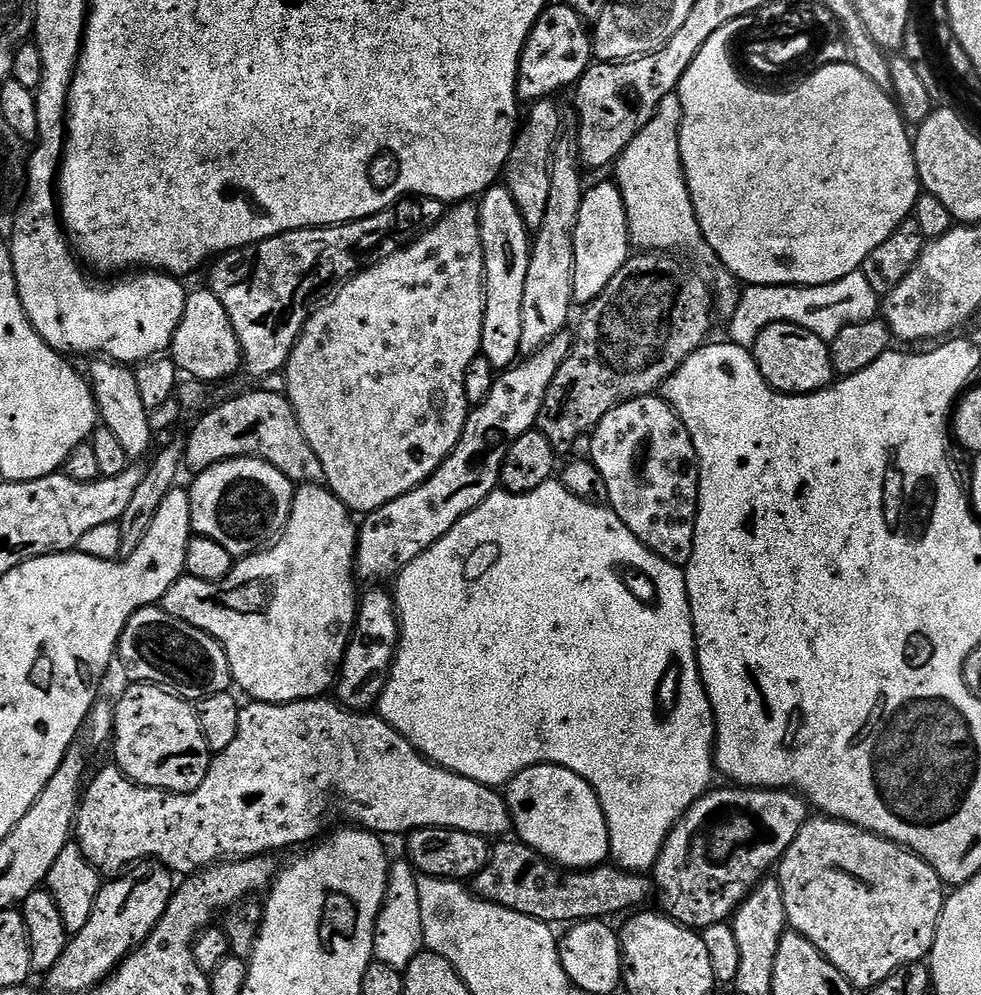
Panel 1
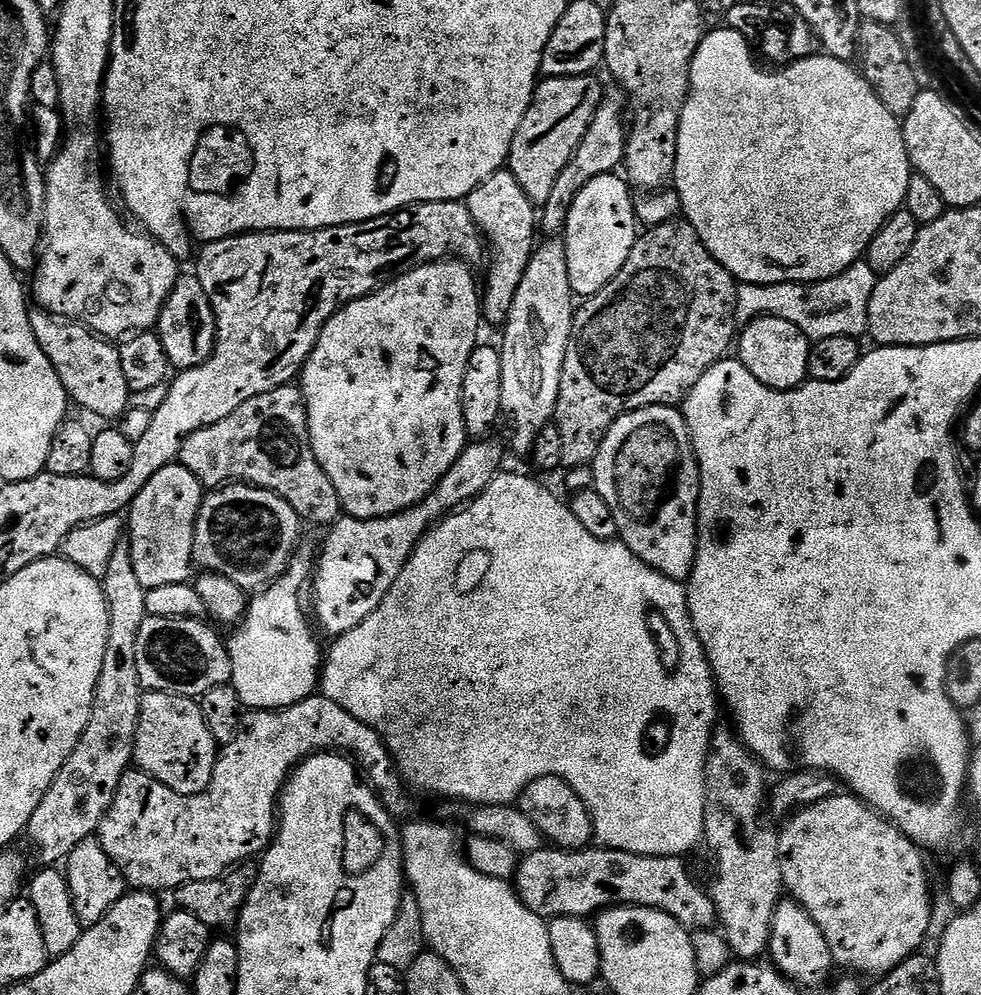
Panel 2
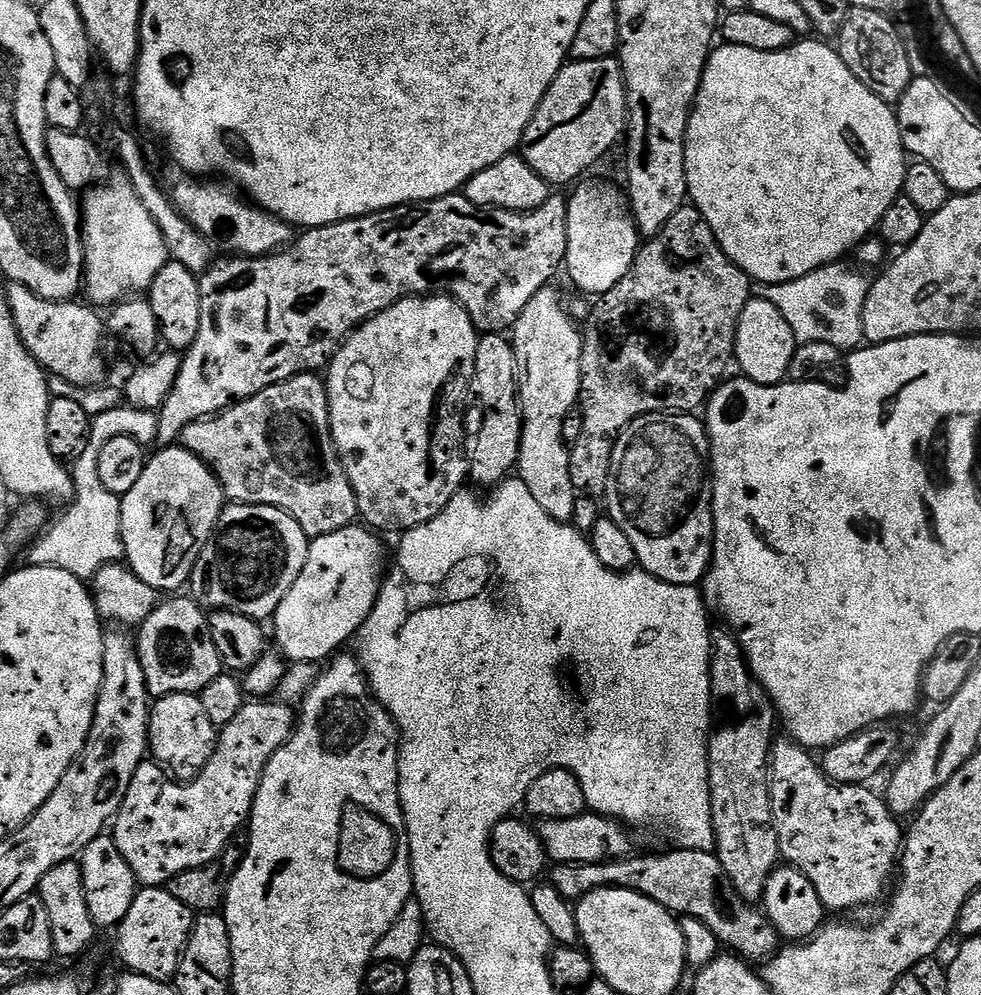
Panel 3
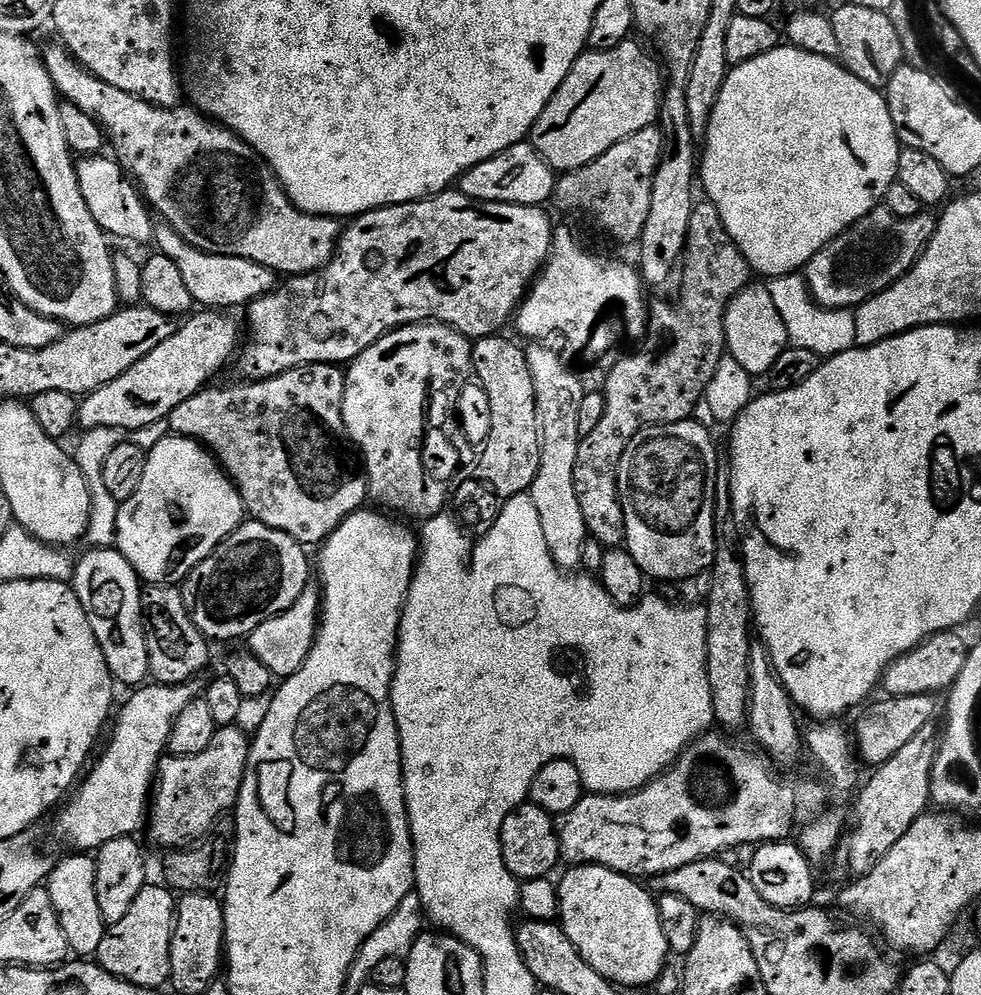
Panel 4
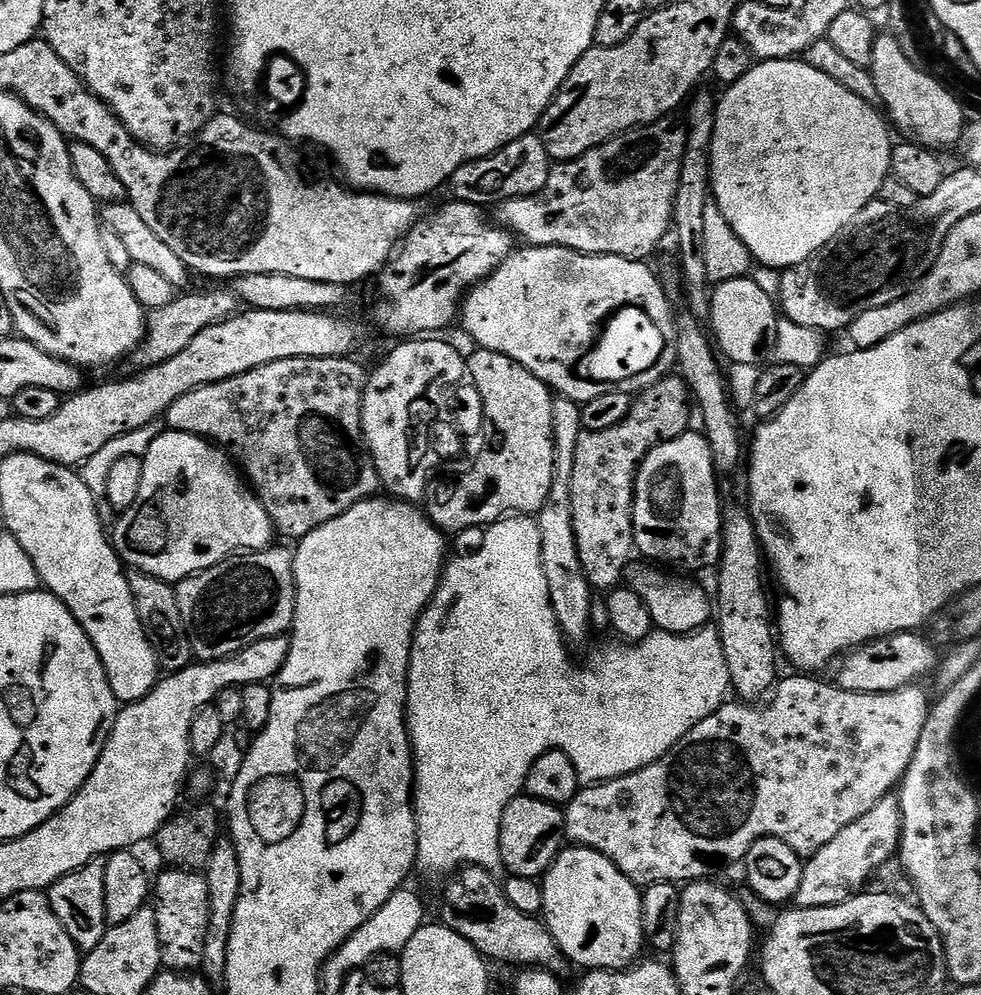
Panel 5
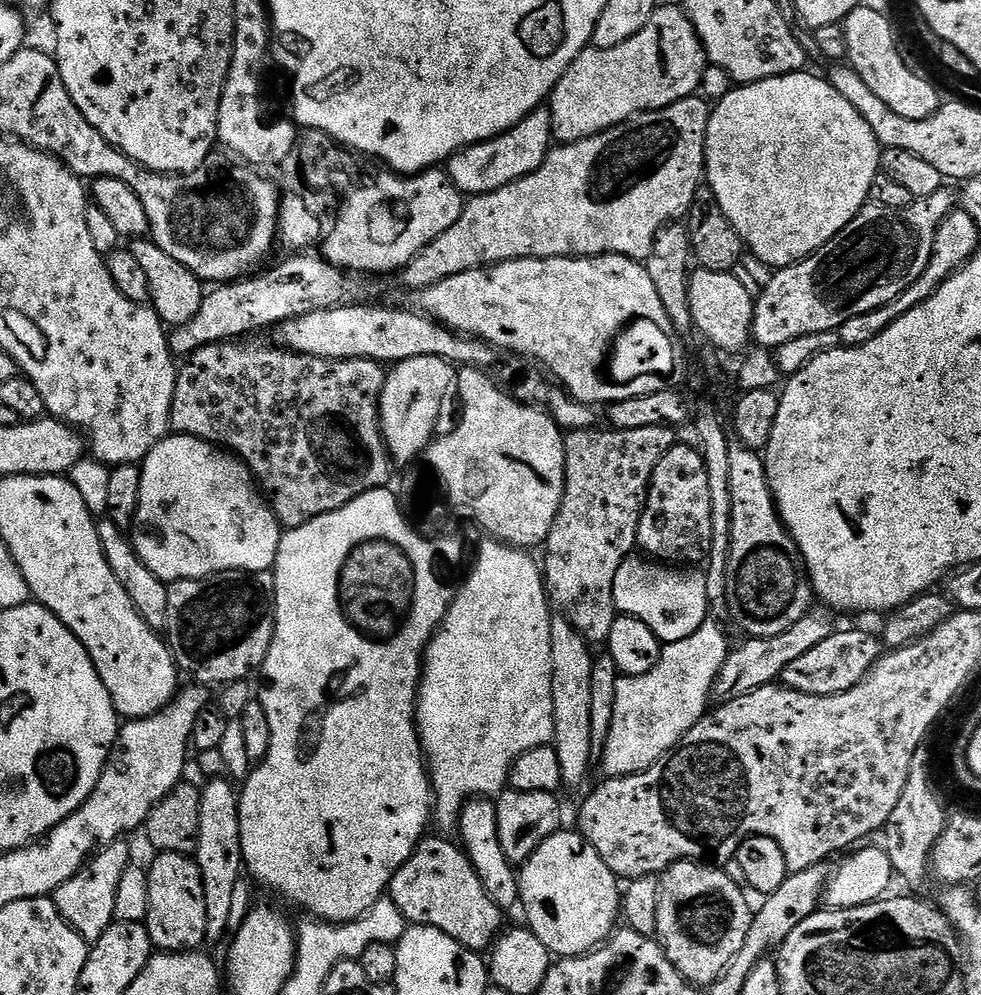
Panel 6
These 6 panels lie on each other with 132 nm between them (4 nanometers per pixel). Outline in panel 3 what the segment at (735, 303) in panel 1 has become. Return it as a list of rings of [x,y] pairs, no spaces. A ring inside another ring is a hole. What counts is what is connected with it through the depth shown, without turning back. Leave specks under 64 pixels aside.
[[[844,262],[828,264],[788,283],[757,285],[754,294],[757,299],[777,306],[800,344],[830,342],[830,346],[841,350],[855,350],[865,343],[862,310],[870,280],[863,276],[863,271],[855,272],[846,265]]]

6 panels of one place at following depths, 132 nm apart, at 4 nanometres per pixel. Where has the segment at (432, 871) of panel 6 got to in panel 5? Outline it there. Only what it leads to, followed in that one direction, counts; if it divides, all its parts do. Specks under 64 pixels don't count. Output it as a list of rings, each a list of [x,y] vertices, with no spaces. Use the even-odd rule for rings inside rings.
[[[465,866],[459,869],[444,888],[439,919],[447,928],[454,929],[458,935],[466,938],[466,942],[474,945],[481,956],[489,961],[520,964],[516,966],[521,969],[544,968],[555,976],[563,977],[564,971],[570,968],[570,961],[562,954],[558,942],[554,942],[543,919],[522,914],[522,910],[514,910],[506,898],[501,881],[496,879],[485,868]]]

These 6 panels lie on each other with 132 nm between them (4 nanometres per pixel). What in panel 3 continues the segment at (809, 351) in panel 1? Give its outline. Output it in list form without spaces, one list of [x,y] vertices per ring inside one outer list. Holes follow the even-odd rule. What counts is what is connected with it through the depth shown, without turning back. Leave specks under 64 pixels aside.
[[[753,298],[742,310],[736,327],[735,363],[745,377],[759,384],[783,384],[788,380],[790,358],[794,358],[794,350],[798,341],[790,323],[782,316],[774,303]]]

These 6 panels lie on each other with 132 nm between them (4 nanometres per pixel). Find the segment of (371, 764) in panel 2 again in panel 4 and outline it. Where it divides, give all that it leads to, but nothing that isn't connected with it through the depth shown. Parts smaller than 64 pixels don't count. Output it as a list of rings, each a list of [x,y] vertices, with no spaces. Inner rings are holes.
[[[233,726],[217,728],[210,746],[206,746],[202,754],[165,755],[156,768],[146,821],[146,832],[152,835],[158,847],[175,850],[195,845],[207,837],[204,835],[215,826],[216,819],[218,824],[221,817],[235,809],[246,774],[249,747],[249,733],[244,733],[240,726]]]

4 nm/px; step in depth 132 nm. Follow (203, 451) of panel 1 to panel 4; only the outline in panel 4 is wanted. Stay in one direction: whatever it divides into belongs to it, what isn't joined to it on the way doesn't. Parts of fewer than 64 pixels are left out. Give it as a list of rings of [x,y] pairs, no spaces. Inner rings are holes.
[[[307,364],[301,368],[272,376],[269,380],[240,382],[244,384],[236,384],[233,388],[208,386],[205,387],[204,391],[186,398],[186,402],[182,402],[182,406],[174,406],[174,410],[167,418],[168,427],[175,435],[184,436],[187,440],[197,440],[216,457],[220,467],[228,473],[233,484],[236,485],[238,494],[244,503],[244,511],[251,519],[270,526],[274,530],[282,530],[282,534],[290,534],[290,538],[294,538],[299,544],[320,546],[334,534],[334,530],[338,530],[338,526],[346,517],[361,511],[365,507],[364,500],[369,499],[368,477],[362,474],[362,461],[354,451],[354,445],[348,438],[348,431],[342,418],[345,375],[345,369],[334,364]]]

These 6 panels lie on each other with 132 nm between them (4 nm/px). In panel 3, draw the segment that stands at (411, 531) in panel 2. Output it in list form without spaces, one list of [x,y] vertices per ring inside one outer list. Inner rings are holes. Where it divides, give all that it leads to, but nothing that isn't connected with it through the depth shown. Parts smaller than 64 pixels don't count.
[[[354,523],[342,530],[334,530],[334,534],[317,536],[309,543],[306,566],[302,566],[302,574],[298,574],[294,586],[290,586],[286,598],[278,602],[278,610],[270,618],[270,636],[271,639],[272,636],[276,639],[275,651],[285,661],[319,665],[320,660],[327,661],[335,657],[343,649],[340,647],[347,640],[349,643],[360,631],[360,627],[374,610],[376,600],[380,597],[381,583],[386,575],[384,544],[379,538],[381,539],[373,529]]]

